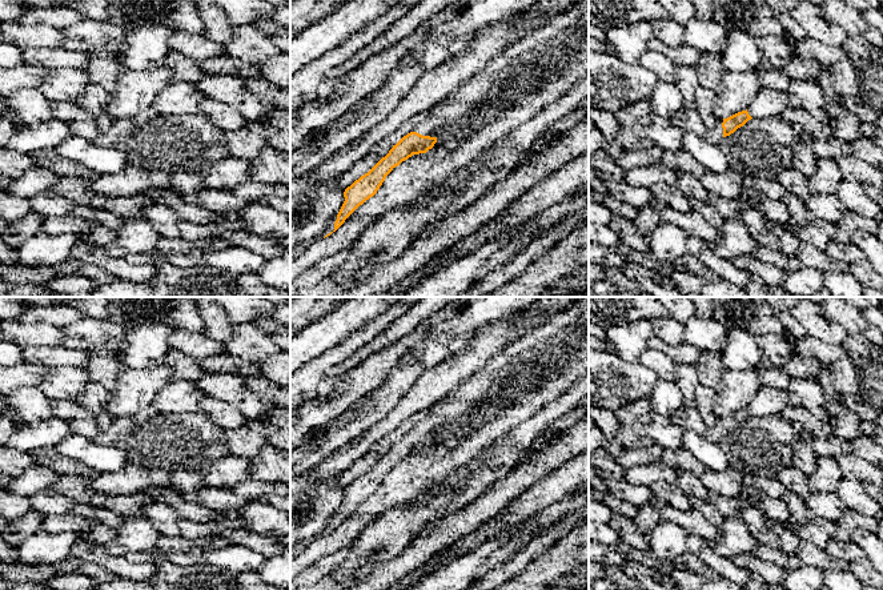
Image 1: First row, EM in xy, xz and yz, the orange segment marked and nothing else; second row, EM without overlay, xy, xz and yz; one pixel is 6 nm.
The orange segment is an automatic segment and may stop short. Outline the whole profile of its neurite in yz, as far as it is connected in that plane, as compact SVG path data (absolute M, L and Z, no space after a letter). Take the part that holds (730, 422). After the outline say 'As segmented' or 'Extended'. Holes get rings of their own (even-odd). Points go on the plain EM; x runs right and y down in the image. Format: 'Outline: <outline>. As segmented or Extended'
Outline: M747 408L738 410L727 417L715 417L714 422L709 425L703 437L713 443L719 443L719 441L726 434L734 432L751 417L752 416L748 413Z. Extended

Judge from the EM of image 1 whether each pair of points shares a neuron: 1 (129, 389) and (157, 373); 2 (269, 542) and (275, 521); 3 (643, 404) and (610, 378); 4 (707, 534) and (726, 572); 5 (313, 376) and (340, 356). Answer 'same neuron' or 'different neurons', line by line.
1: same neuron
2: different neurons
3: different neurons
4: different neurons
5: same neuron

